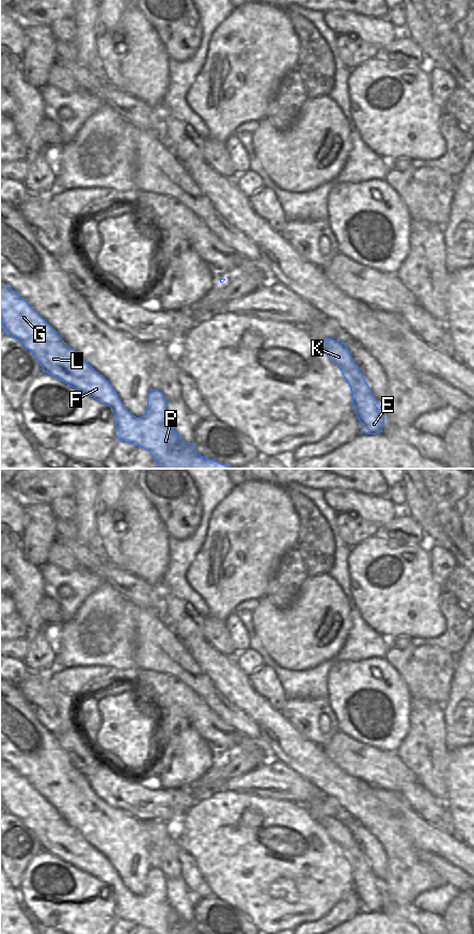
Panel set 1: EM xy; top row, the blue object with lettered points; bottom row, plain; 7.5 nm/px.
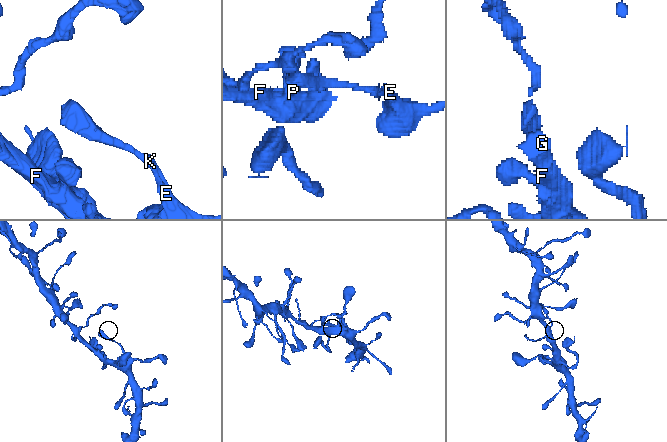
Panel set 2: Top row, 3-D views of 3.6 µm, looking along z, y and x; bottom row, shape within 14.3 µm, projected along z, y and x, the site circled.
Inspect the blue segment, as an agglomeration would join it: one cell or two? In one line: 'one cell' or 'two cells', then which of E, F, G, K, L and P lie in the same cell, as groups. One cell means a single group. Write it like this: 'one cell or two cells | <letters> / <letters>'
one cell | E F G K L P

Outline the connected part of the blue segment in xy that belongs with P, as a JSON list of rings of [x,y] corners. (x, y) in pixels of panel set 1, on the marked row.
[[[7,285],[0,287],[0,319],[4,334],[16,338],[31,351],[43,373],[63,381],[67,385],[95,398],[111,408],[115,417],[115,436],[120,441],[146,449],[160,469],[234,469],[215,460],[204,458],[194,443],[187,443],[167,421],[167,399],[162,392],[151,390],[147,395],[147,410],[142,417],[129,413],[109,381],[97,373],[77,351],[72,349],[58,332],[16,291]]]

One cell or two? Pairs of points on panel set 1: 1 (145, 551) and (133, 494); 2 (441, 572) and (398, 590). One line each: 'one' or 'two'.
1: one
2: two

